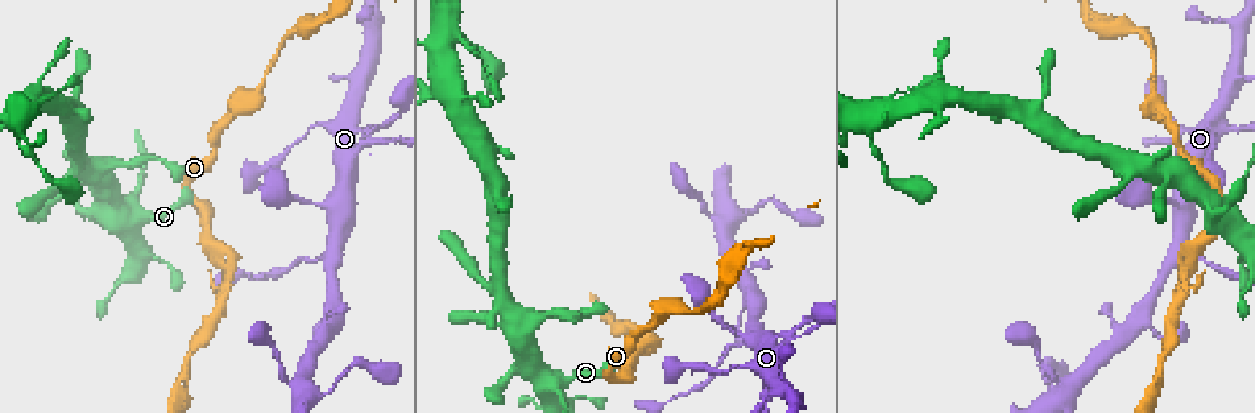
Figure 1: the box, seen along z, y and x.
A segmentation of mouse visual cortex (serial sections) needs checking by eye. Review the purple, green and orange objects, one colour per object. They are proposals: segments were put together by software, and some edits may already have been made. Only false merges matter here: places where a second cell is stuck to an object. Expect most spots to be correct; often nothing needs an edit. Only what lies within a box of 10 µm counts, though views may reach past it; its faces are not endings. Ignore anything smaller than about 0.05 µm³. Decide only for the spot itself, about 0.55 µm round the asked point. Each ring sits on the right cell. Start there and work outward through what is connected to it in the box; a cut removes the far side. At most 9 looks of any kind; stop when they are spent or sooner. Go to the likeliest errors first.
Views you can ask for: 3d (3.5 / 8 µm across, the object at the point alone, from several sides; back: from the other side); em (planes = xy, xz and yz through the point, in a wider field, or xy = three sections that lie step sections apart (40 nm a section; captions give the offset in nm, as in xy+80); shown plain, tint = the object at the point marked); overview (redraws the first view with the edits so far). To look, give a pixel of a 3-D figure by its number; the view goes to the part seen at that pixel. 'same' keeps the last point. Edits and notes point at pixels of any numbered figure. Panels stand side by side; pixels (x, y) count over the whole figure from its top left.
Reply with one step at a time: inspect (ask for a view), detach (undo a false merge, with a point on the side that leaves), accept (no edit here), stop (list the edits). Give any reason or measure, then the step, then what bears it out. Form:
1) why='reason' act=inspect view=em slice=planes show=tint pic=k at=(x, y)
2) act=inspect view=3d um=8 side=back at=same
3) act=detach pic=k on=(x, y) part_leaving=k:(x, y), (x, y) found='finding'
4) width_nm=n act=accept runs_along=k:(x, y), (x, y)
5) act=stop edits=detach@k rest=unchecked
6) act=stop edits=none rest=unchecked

why='calibre changes' act=inspect view=3d um=3.5 pic=1 at=(1194, 259)

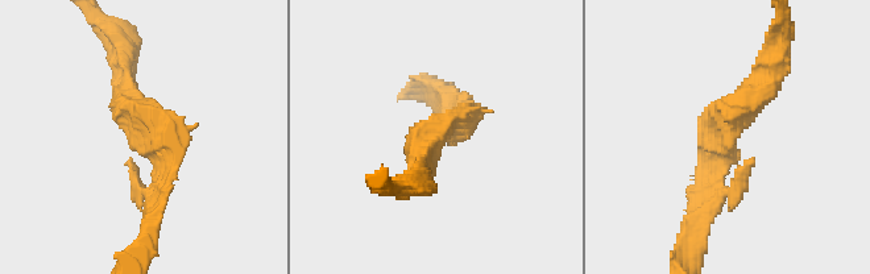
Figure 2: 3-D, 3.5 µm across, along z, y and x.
act=accept runs_along=2:(773, 75), (725, 124), (699, 218) found='continuous, no second cell'

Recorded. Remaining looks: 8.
why='thick turns thin' act=inspect view=3d um=8 pic=1 at=(332, 249)

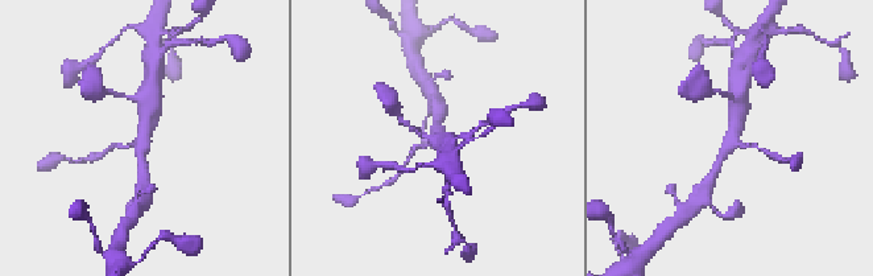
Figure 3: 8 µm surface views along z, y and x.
act=inspect view=3d um=3.5 at=same

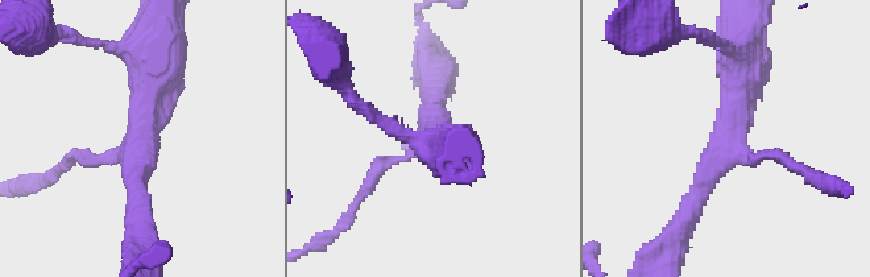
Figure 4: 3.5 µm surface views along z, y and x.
arms=3 arm_widths_nm=150,250,450 why='need the tissue' act=inspect view=em slice=xy step=5 show=tint pic=4 at=(137, 139)

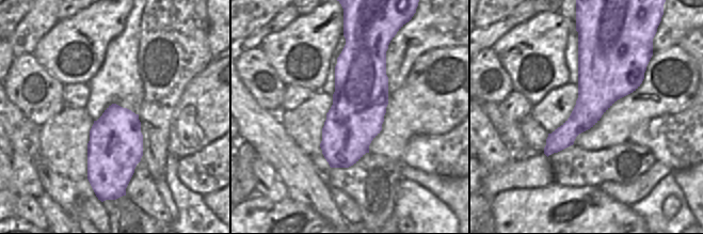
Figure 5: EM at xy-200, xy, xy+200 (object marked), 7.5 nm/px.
act=accept found='one cell here'

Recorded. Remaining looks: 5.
why='four arms meet' act=inspect view=3d um=3.5 side=back pic=1 at=(1170, 174)

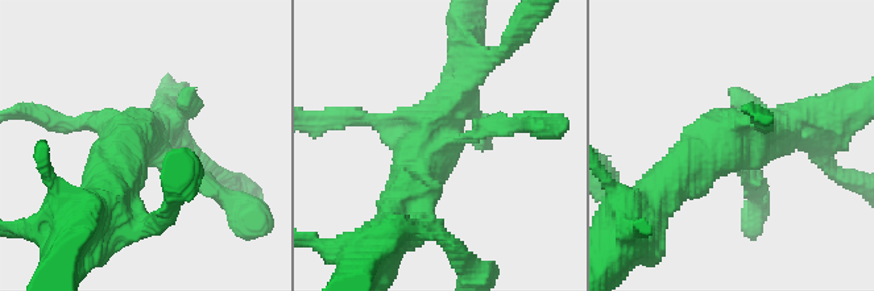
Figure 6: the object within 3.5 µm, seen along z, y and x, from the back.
act=inspect view=em slice=xy step=2 show=tint pic=6 at=(157, 144)

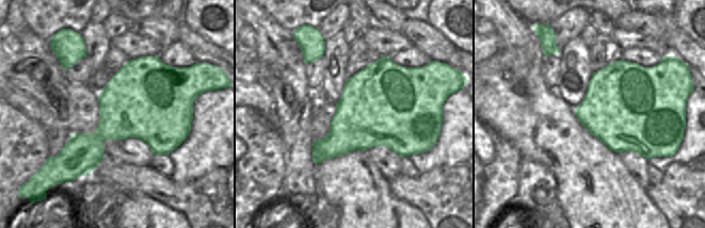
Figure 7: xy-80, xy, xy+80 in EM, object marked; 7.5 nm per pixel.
arm_widths_nm=200,200,450,450 act=accept runs_along=6:(657, 187), (717, 142), (791, 119) found='all the same cell'

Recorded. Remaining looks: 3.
why='three arms meet' act=inspect view=3d um=3.5 side=back pic=1 at=(452, 104)

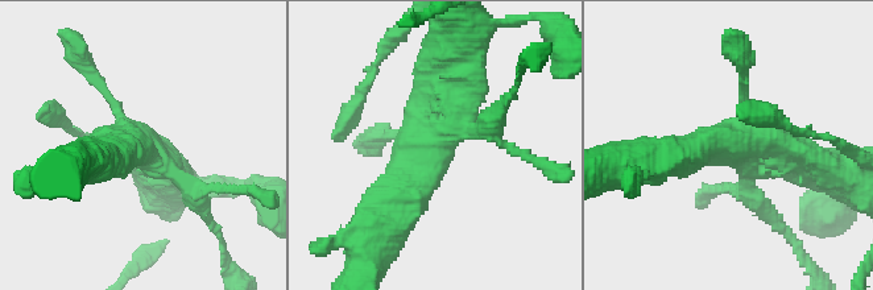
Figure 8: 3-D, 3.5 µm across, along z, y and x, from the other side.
why='need the tissue' act=inspect view=em slice=xy step=2 show=tint pic=8 at=(138, 143)

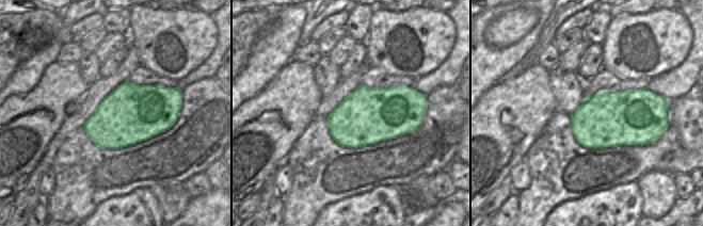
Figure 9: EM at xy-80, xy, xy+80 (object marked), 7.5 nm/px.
act=accept runs_along=8:(387, 212), (455, 121), (455, 70) found='all the same cell'

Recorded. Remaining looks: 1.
act=stop edits=none rest=unchecked

